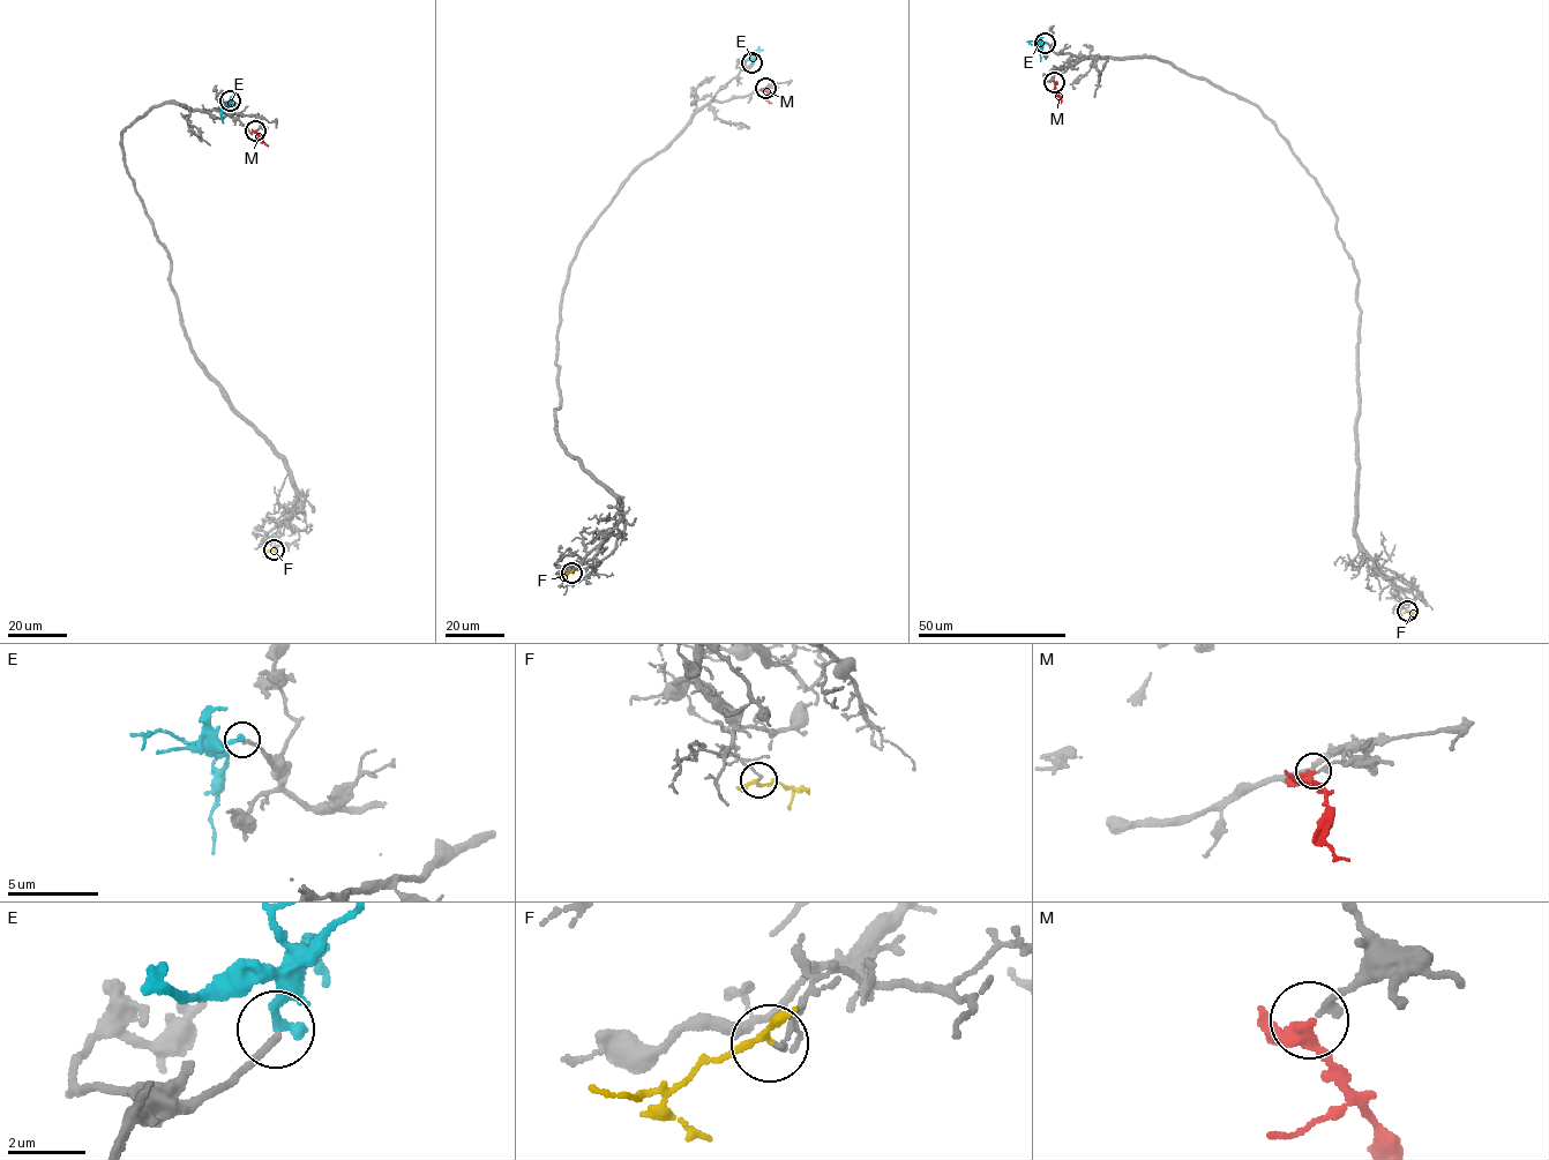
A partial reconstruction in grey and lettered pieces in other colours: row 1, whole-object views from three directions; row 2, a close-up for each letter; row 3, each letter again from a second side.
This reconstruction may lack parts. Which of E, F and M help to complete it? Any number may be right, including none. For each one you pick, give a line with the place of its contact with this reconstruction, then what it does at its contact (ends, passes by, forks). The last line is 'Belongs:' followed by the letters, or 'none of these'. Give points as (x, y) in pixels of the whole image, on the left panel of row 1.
M: meets grey at (255, 131); it passes by
Belongs: M

